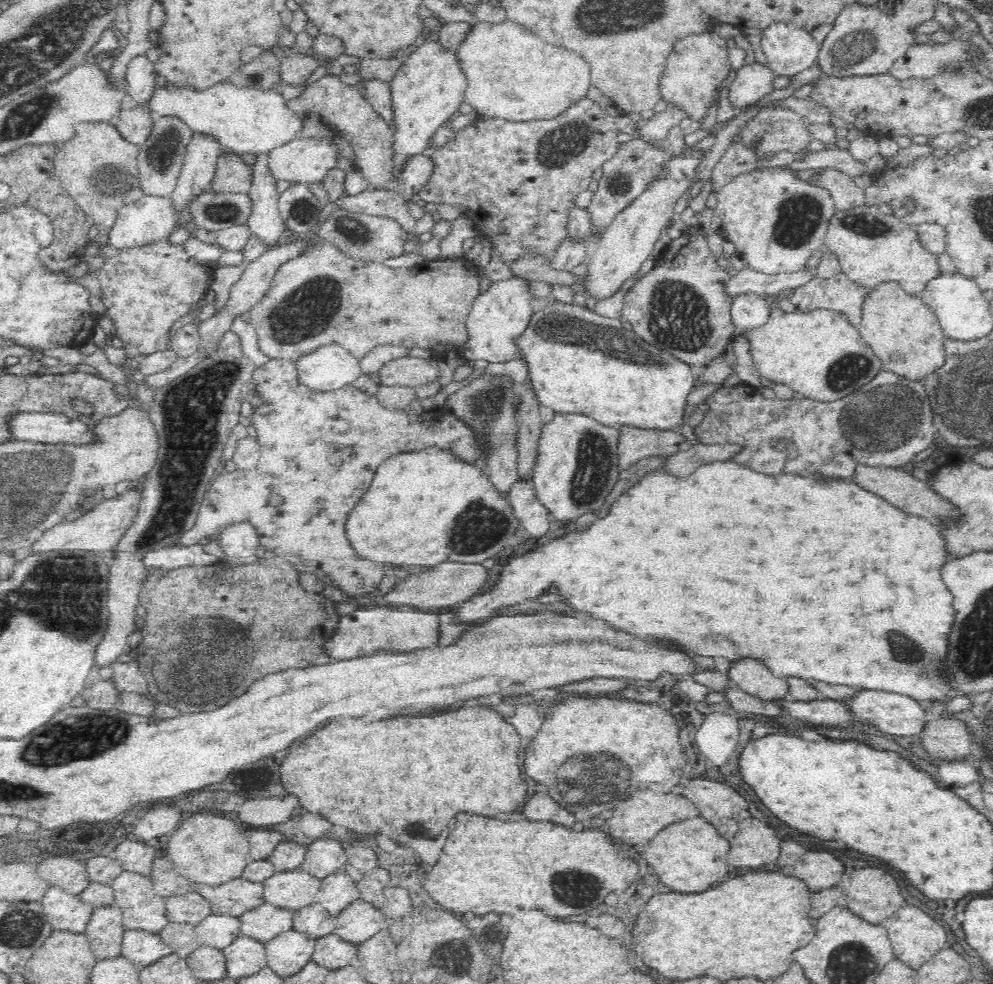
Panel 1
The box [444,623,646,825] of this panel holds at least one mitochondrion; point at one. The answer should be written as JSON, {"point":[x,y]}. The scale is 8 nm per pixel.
{"point":[582,781]}

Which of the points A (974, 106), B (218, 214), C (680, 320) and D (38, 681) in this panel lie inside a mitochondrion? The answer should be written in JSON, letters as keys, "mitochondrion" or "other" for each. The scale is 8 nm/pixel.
{"A":"mitochondrion","B":"mitochondrion","C":"mitochondrion","D":"other"}

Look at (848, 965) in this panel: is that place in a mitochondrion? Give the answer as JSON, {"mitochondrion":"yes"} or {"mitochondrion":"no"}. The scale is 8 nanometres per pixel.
{"mitochondrion":"yes"}

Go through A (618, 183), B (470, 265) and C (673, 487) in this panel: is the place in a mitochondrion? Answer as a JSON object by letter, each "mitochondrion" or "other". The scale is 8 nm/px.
{"A":"mitochondrion","B":"other","C":"other"}

